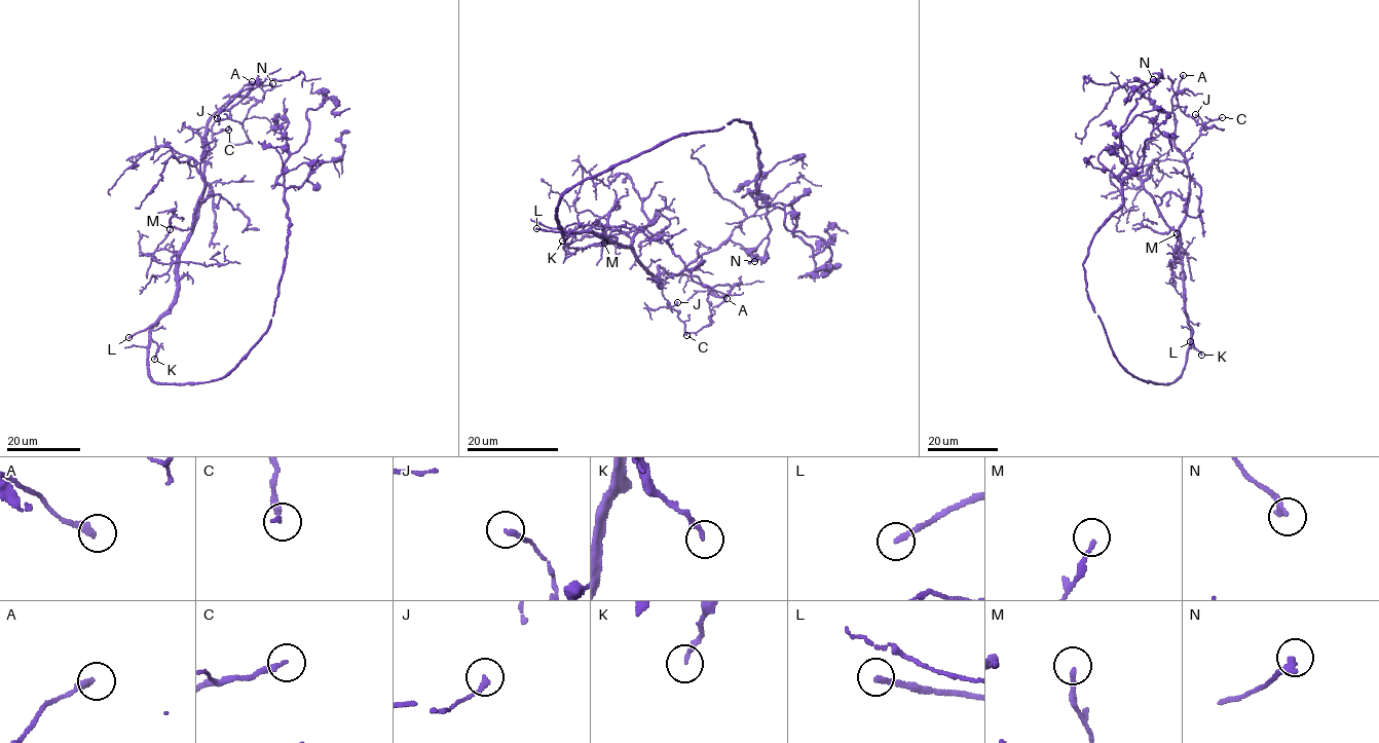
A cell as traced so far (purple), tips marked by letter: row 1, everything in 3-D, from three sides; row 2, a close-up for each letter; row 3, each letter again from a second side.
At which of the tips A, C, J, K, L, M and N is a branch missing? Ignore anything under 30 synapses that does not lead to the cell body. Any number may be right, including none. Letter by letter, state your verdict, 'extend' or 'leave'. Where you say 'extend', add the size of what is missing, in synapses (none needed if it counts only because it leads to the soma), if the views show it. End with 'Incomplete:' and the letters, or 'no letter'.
A: leave
C: leave
J: leave
K: leave
L: extend
M: leave
N: leave
Incomplete: L

